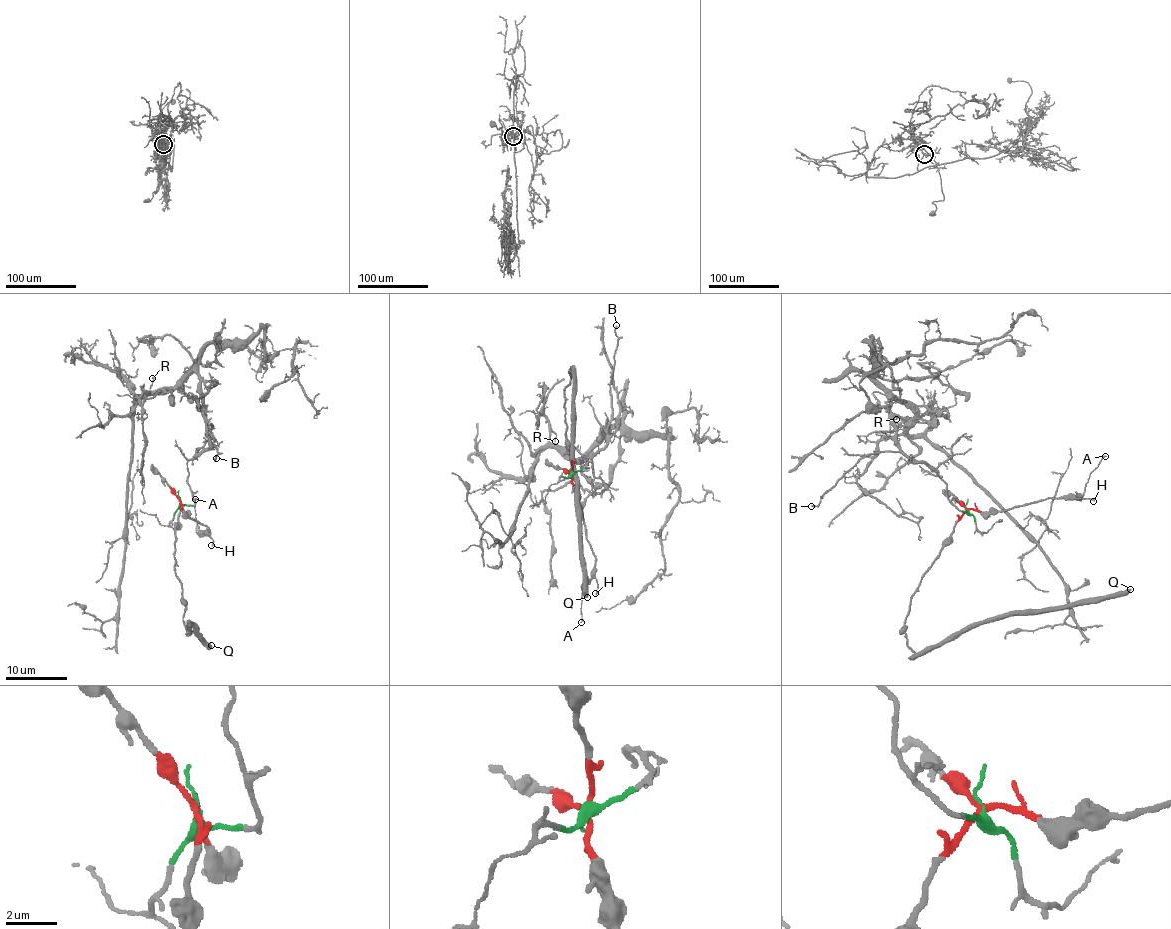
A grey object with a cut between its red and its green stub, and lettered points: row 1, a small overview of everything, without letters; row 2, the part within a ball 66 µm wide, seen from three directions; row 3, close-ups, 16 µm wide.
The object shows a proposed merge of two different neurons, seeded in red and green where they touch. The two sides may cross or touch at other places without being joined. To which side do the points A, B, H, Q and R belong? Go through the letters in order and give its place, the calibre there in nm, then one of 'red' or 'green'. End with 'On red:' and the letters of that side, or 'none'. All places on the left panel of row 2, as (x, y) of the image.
A: (195, 499) | 150 nm | red
B: (216, 458) | 140 nm | green
H: (211, 545) | 140 nm | red
Q: (211, 645) | 420 nm | red
R: (152, 378) | 100 nm | green
On red: A, H, Q

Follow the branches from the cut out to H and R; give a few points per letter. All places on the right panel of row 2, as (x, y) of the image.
H: (965, 509), (1003, 511), (1053, 498), (1094, 501)
R: (967, 509), (947, 496), (935, 470), (901, 449), (894, 400), (915, 416), (892, 436), (889, 423), (897, 418)

